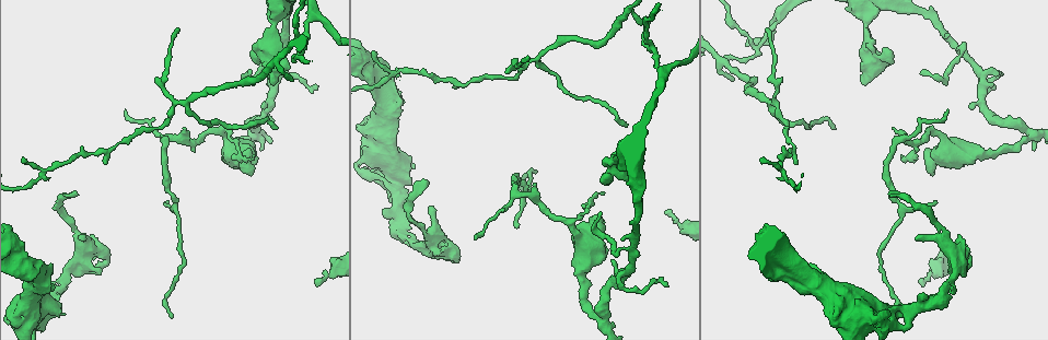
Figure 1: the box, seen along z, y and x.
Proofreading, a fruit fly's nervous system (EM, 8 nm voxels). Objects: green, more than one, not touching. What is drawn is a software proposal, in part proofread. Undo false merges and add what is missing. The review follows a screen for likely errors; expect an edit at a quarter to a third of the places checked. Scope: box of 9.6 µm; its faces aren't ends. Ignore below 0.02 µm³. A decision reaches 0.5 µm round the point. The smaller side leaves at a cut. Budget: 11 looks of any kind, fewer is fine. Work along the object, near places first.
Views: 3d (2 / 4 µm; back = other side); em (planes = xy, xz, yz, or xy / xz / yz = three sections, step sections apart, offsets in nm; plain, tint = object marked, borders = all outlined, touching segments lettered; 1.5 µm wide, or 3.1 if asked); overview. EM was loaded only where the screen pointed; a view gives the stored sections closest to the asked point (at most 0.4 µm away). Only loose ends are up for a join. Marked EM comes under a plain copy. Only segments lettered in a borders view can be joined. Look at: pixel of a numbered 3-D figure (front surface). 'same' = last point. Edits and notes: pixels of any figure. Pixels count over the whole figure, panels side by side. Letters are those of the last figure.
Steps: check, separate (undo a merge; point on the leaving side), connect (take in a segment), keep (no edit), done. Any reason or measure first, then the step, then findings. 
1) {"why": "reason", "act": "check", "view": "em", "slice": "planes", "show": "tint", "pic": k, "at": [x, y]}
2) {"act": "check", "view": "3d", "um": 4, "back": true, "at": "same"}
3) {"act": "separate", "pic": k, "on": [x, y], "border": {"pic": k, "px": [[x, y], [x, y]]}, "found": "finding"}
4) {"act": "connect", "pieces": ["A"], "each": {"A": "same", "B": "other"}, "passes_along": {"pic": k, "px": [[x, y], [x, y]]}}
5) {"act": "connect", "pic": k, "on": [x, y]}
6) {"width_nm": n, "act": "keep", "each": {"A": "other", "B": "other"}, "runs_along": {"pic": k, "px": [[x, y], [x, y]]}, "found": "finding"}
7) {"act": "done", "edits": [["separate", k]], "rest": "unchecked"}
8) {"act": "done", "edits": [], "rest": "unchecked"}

{"why": "free end", "act": "check", "view": "em", "slice": "xz", "step": 4, "show": "borders", "pic": 1, "at": [172, 316]}

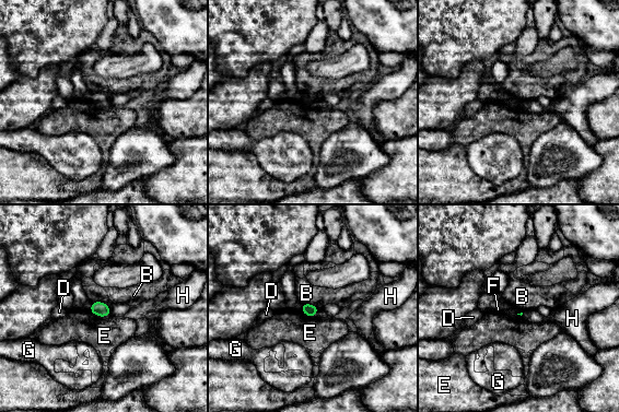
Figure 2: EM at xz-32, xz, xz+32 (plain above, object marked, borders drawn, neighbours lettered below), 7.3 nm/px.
{"why": "another direction", "act": "check", "view": "em", "slice": "planes", "show": "borders", "at": "same"}

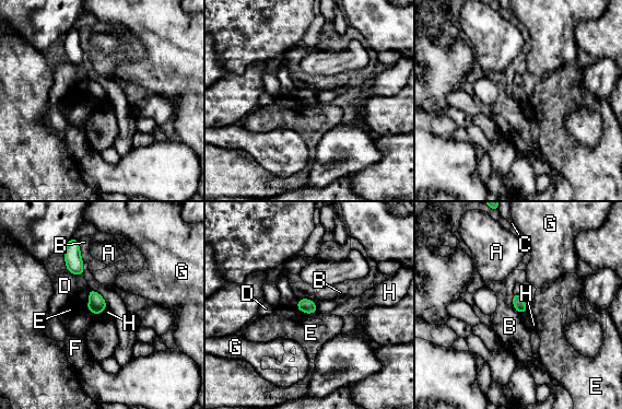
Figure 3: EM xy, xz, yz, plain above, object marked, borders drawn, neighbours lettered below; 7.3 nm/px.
{"width_nm": 90, "act": "keep", "each": {"A": "other", "B": "other", "C": "other", "D": "other", "E": "other", "F": "other", "G": "other", "H": "other"}, "border": {"pic": 3, "px": [[106, 306], [102, 312]]}, "found": "none of them fits"}

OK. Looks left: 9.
{"why": "tapers out", "act": "check", "view": "3d", "um": 2, "pic": 1, "at": [625, 122]}

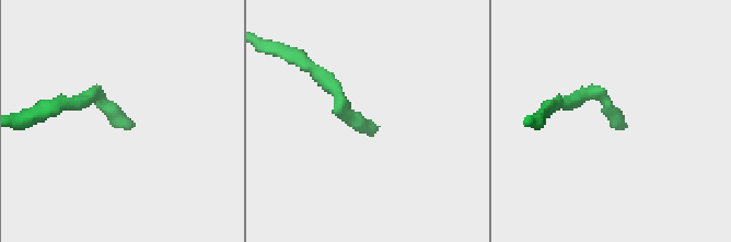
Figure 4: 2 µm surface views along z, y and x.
{"act": "check", "view": "em", "slice": "planes", "show": "borders", "pic": 4, "at": [372, 123]}

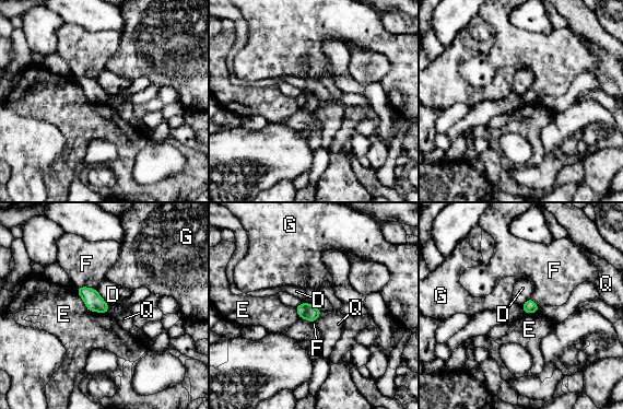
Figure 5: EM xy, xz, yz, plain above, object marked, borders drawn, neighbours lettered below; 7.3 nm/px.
{"longest_contact_nm": ["E", 280], "act": "keep", "each": {"D": "other", "E": "other", "F": "other", "G": "other", "Q": "other"}, "border": {"pic": 5, "px": [[95, 289], [109, 305]]}, "found": "none of them fits"}

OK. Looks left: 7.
{"why": "sharp bend", "act": "check", "view": "em", "slice": "planes", "show": "borders", "pic": 1, "at": [1031, 138]}

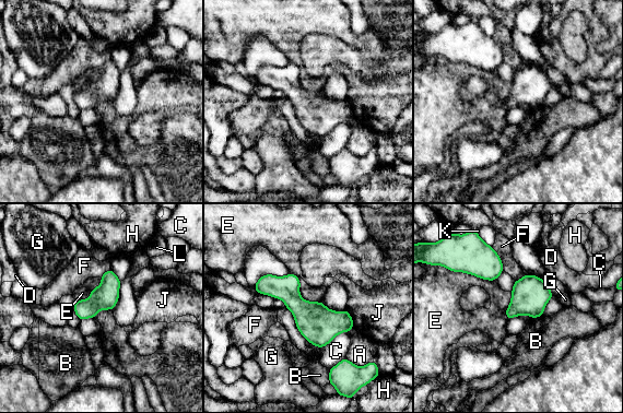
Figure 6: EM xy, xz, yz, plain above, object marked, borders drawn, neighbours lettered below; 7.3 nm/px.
{"act": "keep", "each": {"A": "other", "B": "other", "C": "other", "D": "other", "E": "other", "F": "other", "G": "other", "H": "other", "J": "other", "K": "other", "L": "other"}, "runs_along": {"pic": 6, "px": [[257, 287], [350, 326]]}, "found": "continuous, no second neuron"}

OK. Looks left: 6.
{"why": "sudden change in width", "act": "check", "view": "em", "slice": "planes", "show": "borders", "pic": 1, "at": [569, 220]}

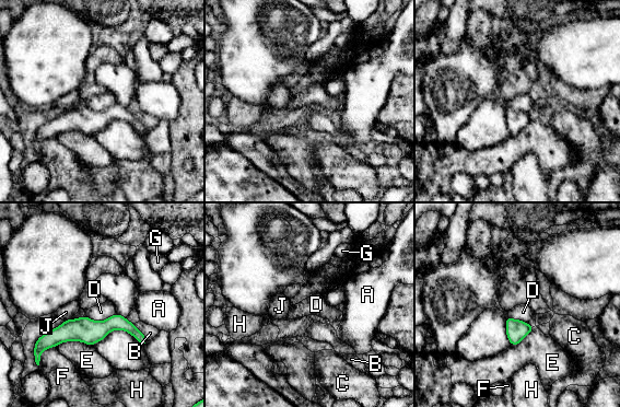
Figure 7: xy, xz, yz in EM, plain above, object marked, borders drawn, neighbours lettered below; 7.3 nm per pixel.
{"act": "keep", "each": {"A": "other", "B": "other", "C": "other", "D": "other", "E": "other", "F": "other", "G": "other", "H": "other", "J": "other"}, "border": {"pic": 7, "px": [[116, 312], [101, 321], [84, 316]]}, "found": "continuous, no second neuron"}

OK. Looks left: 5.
{"act": "done", "edits": [], "rest": "unchecked"}

